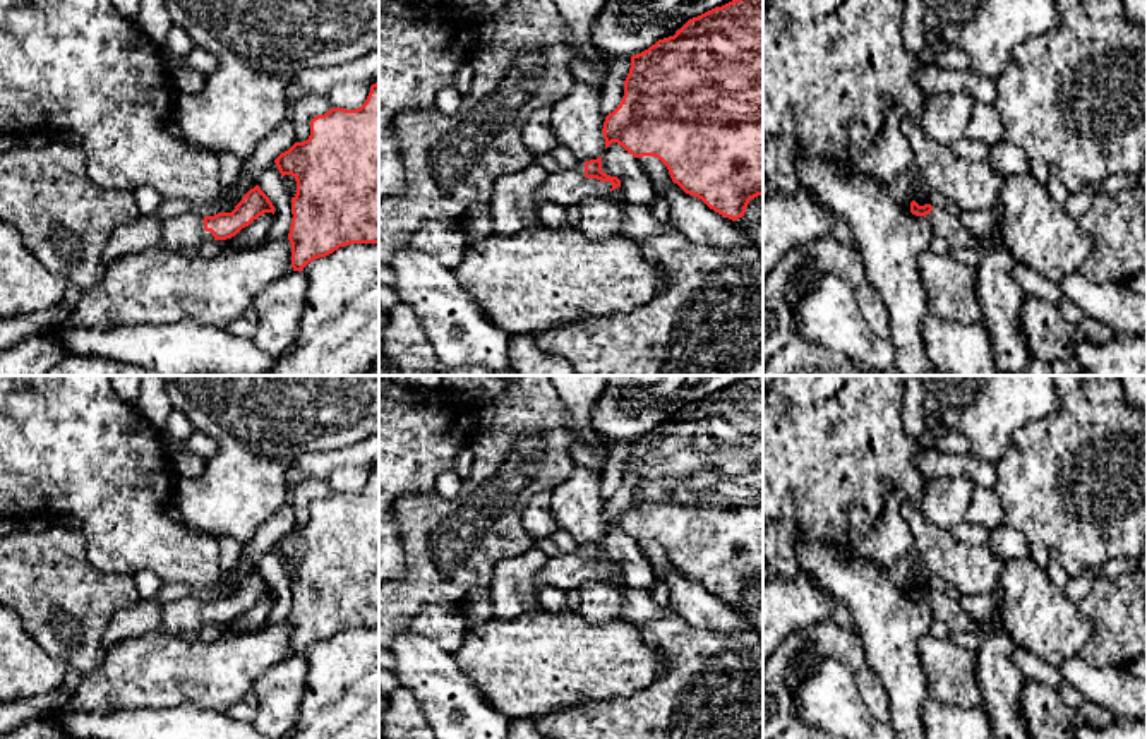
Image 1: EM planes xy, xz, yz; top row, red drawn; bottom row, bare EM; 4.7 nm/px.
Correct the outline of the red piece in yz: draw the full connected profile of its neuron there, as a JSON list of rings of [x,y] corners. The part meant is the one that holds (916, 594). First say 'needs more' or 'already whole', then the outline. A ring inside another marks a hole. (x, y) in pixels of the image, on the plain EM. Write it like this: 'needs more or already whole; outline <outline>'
needs more; outline [[[912,585],[910,597],[924,600],[933,614],[933,619],[945,622],[950,633],[967,633],[974,628],[974,621],[960,607],[960,602],[941,592],[933,592],[931,588],[919,590]]]

